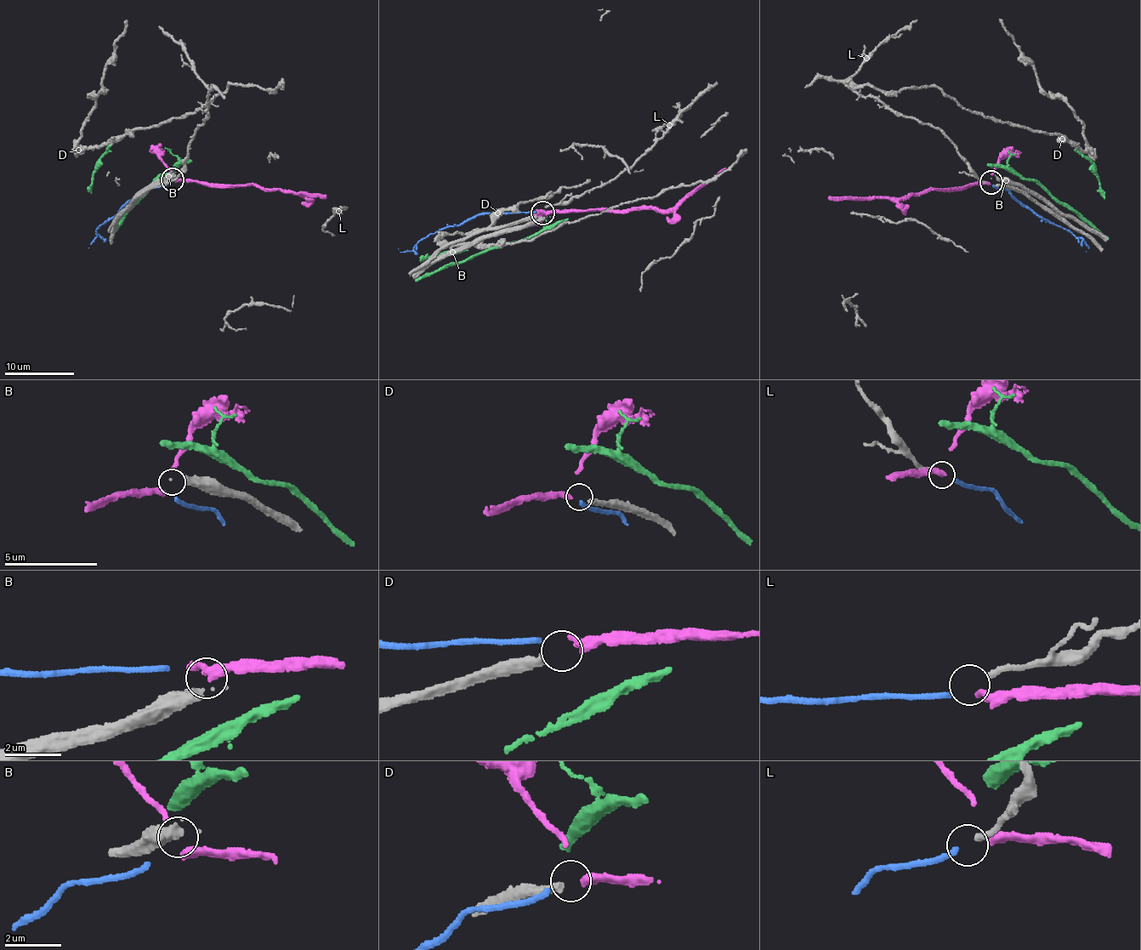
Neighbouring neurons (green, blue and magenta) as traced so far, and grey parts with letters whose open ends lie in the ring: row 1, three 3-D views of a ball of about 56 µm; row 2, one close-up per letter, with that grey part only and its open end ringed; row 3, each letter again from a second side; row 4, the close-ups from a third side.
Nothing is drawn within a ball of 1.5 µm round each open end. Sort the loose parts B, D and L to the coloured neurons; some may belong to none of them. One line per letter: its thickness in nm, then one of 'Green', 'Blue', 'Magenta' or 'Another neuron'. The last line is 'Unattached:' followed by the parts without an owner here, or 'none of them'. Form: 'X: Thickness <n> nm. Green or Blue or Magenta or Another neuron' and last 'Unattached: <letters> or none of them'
B: Thickness 400 nm. Another neuron
D: Thickness 320 nm. Magenta
L: Thickness 200 nm. Blue
Unattached: B

